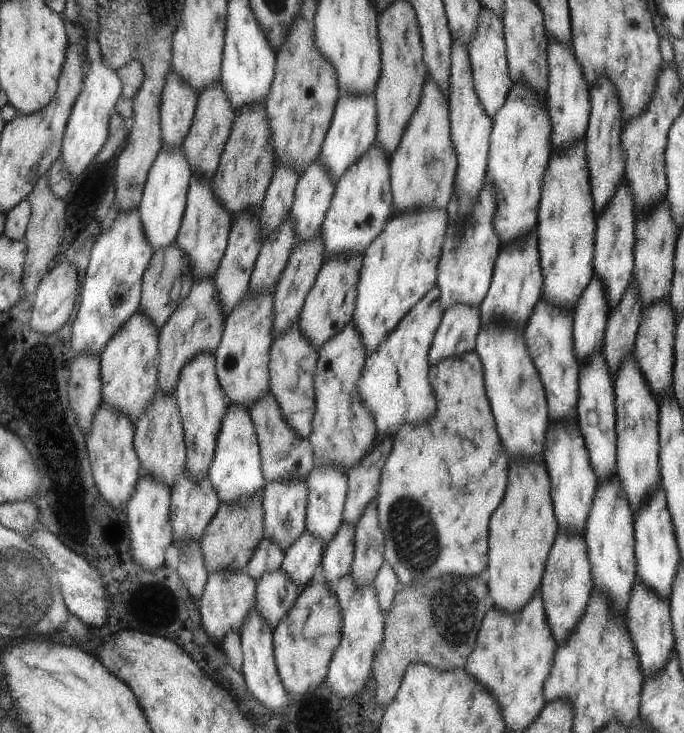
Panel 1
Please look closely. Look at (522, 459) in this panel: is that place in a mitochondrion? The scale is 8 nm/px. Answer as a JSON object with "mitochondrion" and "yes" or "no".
{"mitochondrion":"no"}

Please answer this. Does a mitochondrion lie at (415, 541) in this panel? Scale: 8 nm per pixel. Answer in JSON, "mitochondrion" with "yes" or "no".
{"mitochondrion":"yes"}

